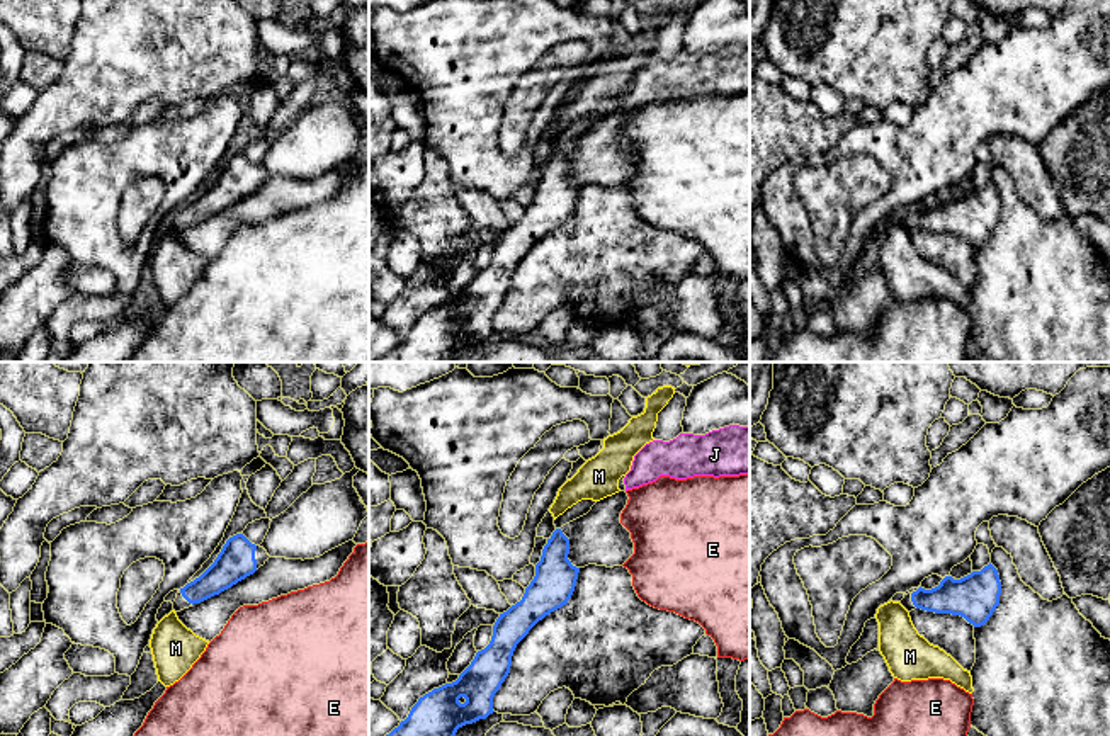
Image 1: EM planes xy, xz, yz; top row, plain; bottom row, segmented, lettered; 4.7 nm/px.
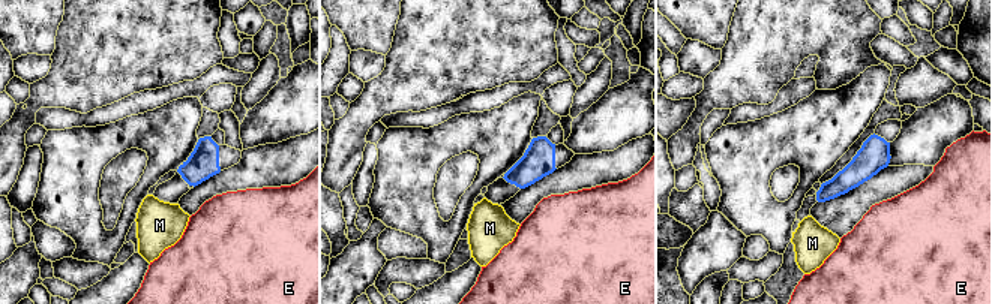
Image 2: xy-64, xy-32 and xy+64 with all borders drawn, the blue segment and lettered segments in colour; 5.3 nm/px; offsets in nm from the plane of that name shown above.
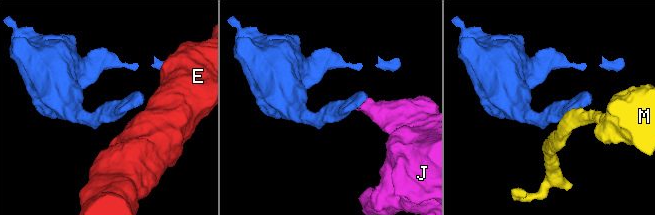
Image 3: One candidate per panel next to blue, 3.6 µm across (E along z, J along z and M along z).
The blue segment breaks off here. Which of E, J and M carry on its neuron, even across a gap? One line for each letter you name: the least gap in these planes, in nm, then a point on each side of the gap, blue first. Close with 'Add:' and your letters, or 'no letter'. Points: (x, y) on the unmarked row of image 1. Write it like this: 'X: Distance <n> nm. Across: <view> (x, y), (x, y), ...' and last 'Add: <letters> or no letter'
J: Distance 360 nm. Across: xz (568, 158), (626, 109)
Add: J

